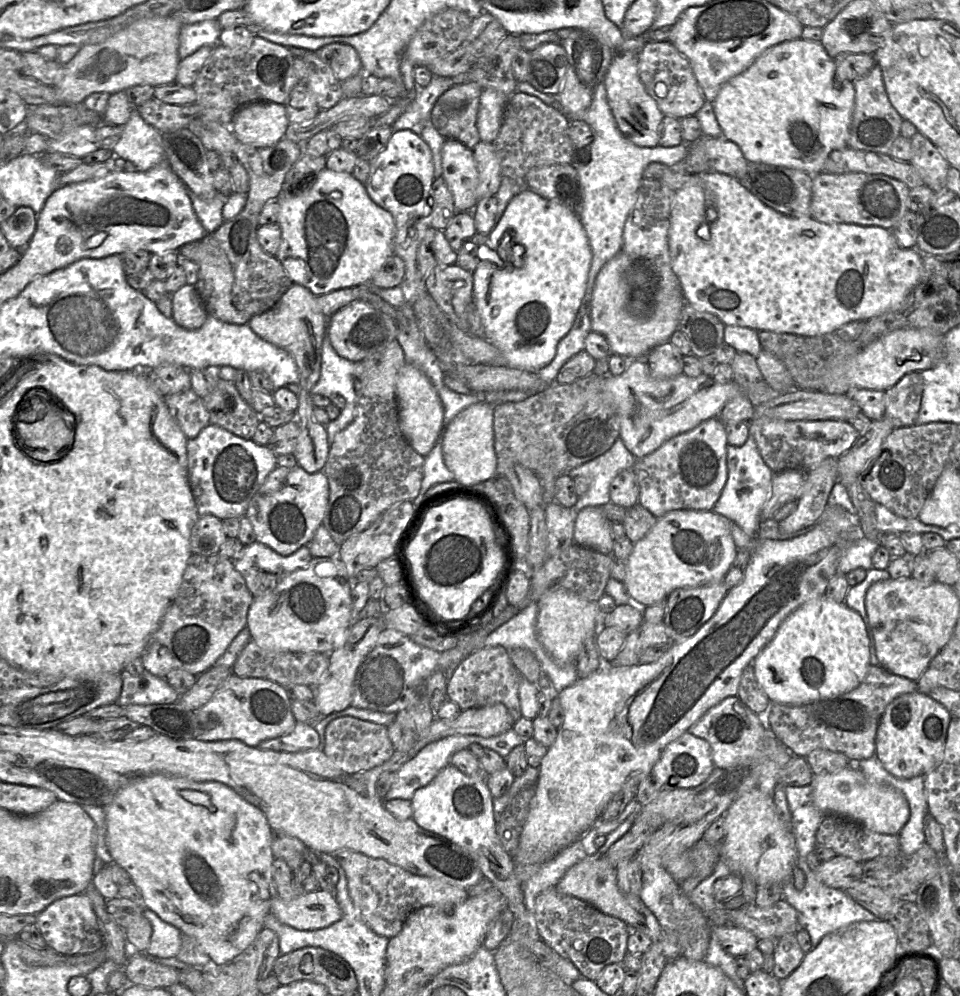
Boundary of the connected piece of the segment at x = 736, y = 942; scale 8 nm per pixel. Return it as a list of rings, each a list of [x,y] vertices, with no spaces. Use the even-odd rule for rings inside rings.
[[[714,926],[715,937],[725,952],[737,958],[744,957],[757,948],[758,938],[750,931],[736,926]]]

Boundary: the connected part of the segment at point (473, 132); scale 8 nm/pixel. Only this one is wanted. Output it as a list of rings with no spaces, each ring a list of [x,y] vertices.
[[[475,82],[454,85],[436,101],[431,121],[446,140],[456,140],[473,150],[480,141],[477,114],[483,88]]]

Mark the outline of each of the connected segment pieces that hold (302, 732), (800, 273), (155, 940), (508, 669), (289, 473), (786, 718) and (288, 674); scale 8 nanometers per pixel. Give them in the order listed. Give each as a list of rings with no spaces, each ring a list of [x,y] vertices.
[[[296,722],[294,729],[290,733],[264,740],[257,748],[281,752],[299,752],[318,749],[319,745],[319,735],[312,726],[306,723]]]
[[[708,172],[693,177],[681,189],[675,191],[669,230],[671,267],[677,276],[684,299],[698,311],[716,316],[725,326],[739,326],[756,331],[772,331],[800,336],[819,336],[836,331],[842,325],[856,320],[867,321],[874,316],[899,311],[906,297],[921,281],[924,266],[917,246],[903,248],[890,230],[879,226],[857,224],[825,224],[811,217],[791,217],[777,212],[750,193],[737,179],[719,172]]]
[[[149,909],[144,910],[143,916],[152,928],[150,944],[144,953],[156,958],[177,958],[181,946],[181,931]]]
[[[500,646],[481,647],[466,656],[451,673],[446,685],[447,699],[461,711],[501,703],[516,722],[522,716],[519,680],[520,675],[510,661],[509,651]]]
[[[298,465],[293,468],[275,467],[252,497],[245,517],[253,527],[257,542],[271,548],[281,556],[289,556],[312,540],[315,532],[322,525],[328,499],[328,479],[322,471],[310,474]]]
[[[870,665],[865,678],[853,690],[832,699],[818,700],[801,705],[770,703],[763,719],[776,738],[793,756],[806,757],[810,752],[824,749],[844,754],[850,761],[859,761],[875,756],[875,739],[881,717],[890,702],[896,697],[918,691],[916,681],[895,675],[881,666]]]
[[[253,639],[240,652],[233,666],[232,674],[240,678],[260,678],[275,682],[285,688],[305,685],[312,688],[324,683],[329,676],[328,654],[308,652],[273,652],[260,648]]]

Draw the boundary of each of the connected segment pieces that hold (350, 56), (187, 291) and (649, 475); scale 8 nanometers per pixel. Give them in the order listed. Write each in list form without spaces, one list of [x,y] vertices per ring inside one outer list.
[[[331,43],[317,49],[314,53],[332,69],[340,81],[363,71],[358,52],[349,44]]]
[[[186,284],[172,294],[172,319],[186,330],[199,329],[208,317],[194,286]]]
[[[718,418],[703,421],[694,429],[665,441],[654,452],[635,460],[632,467],[638,486],[639,501],[656,518],[673,510],[713,510],[727,481],[727,429]]]

